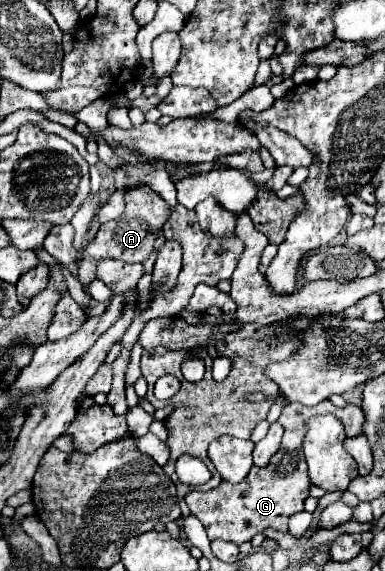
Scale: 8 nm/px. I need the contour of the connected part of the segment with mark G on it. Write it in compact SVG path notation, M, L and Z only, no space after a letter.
M330 400L320 402L318 406L306 408L300 402L288 402L282 410L280 424L284 428L284 442L280 450L270 458L268 466L258 468L252 466L248 472L246 480L240 484L230 484L222 482L218 488L210 492L190 492L186 494L186 504L190 512L204 524L206 534L210 540L226 540L234 544L242 544L252 540L254 534L264 532L266 528L274 528L280 532L288 530L288 518L294 512L304 510L304 500L310 494L310 478L306 472L306 460L302 454L302 434L304 434L304 420L308 416L314 416L316 412L332 412L338 414L338 418L344 424L347 437L360 436L364 428L364 414L358 406L346 406L346 408L336 408Z

